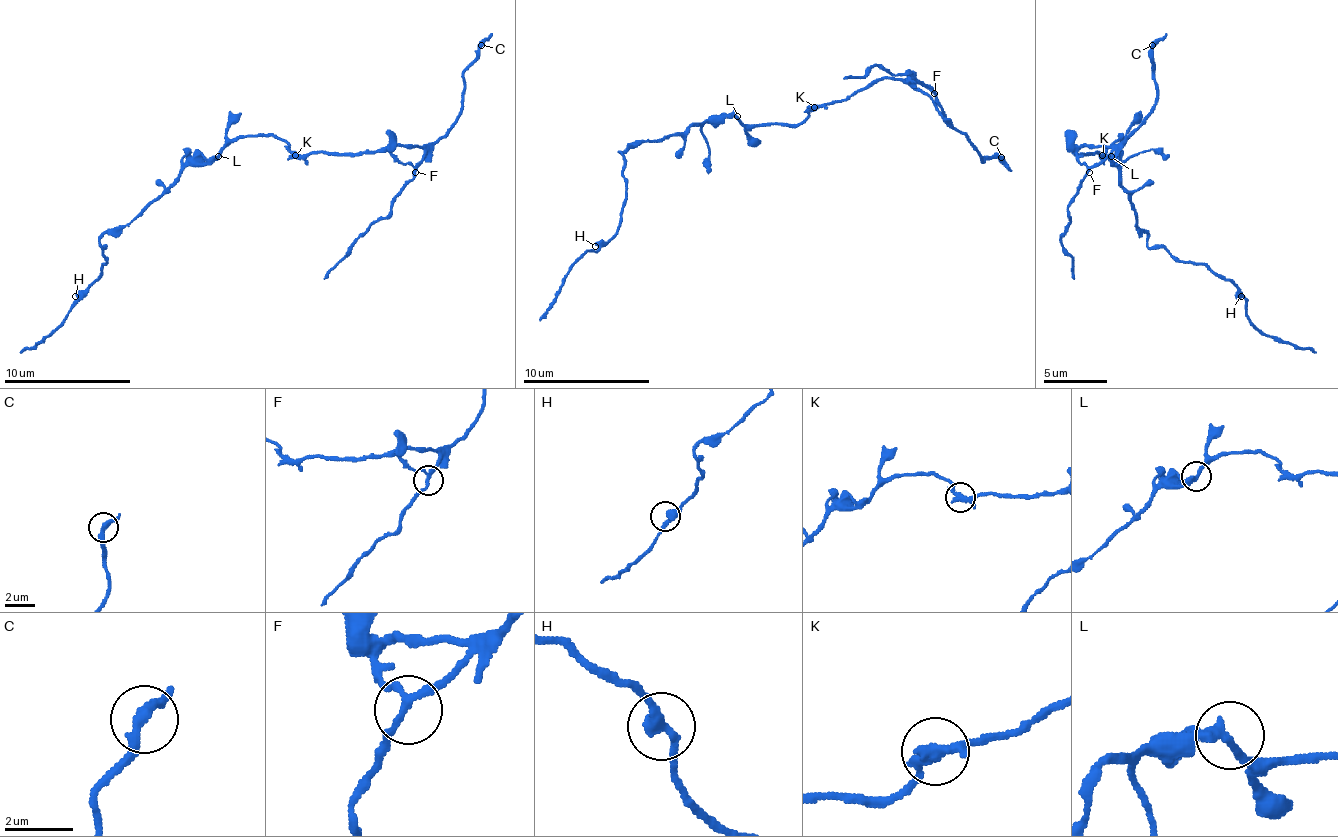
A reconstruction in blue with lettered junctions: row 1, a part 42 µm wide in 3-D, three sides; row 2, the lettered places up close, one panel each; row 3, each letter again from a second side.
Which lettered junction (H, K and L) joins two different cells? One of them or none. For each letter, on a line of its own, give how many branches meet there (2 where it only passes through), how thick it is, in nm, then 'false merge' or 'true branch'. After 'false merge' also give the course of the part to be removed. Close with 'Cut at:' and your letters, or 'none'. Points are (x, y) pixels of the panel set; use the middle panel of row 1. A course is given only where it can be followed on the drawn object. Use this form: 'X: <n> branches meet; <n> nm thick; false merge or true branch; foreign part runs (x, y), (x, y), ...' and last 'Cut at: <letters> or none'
H: 2 branches meet; 360 nm thick; true branch
K: 2 branches meet; 360 nm thick; true branch
L: 3 branches meet; 260 nm thick; true branch
Cut at: none

